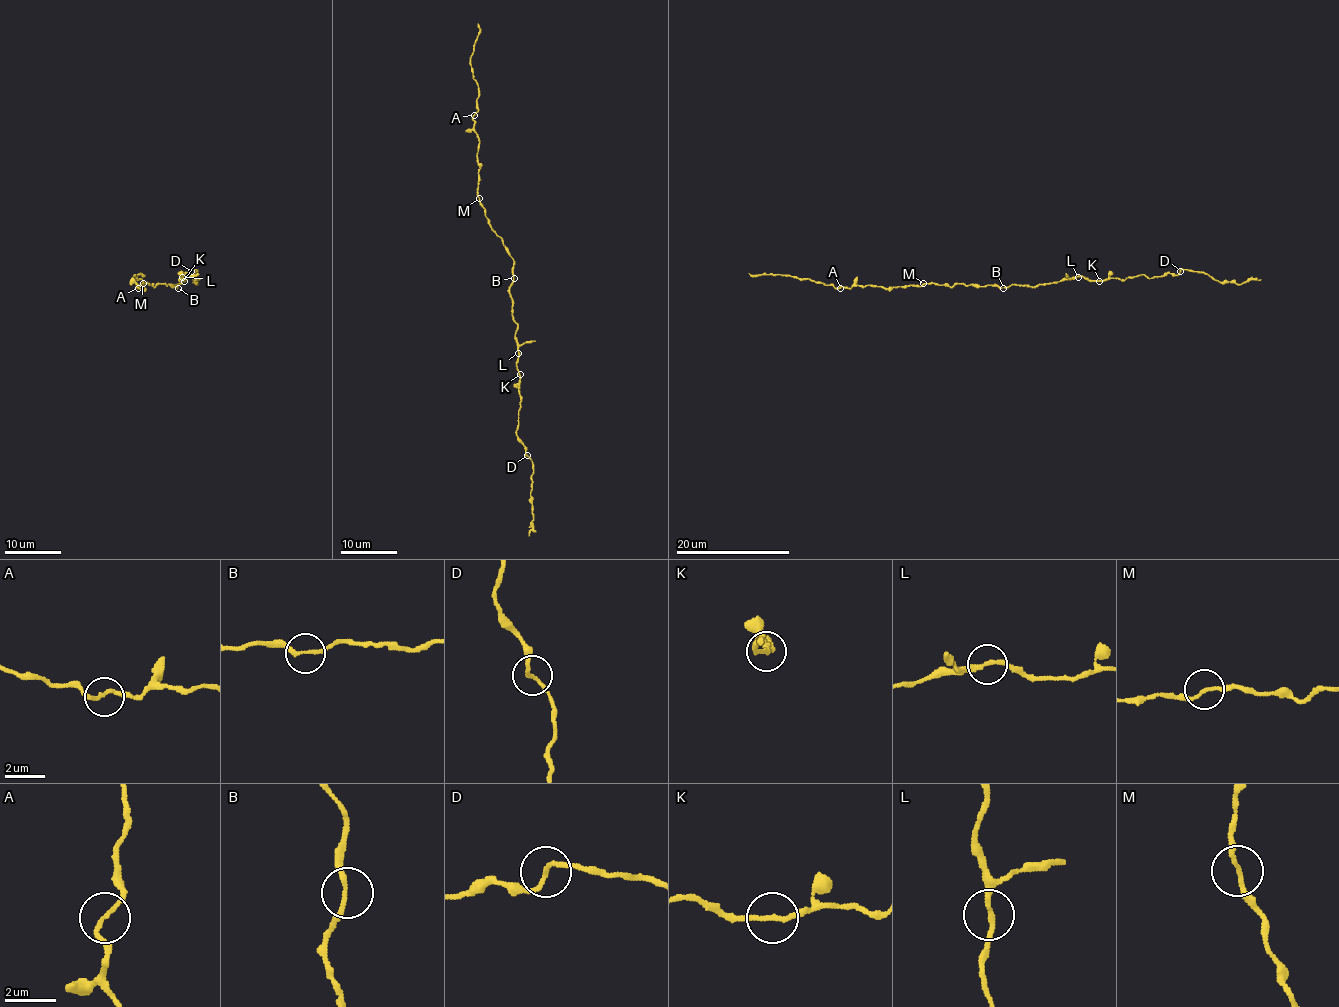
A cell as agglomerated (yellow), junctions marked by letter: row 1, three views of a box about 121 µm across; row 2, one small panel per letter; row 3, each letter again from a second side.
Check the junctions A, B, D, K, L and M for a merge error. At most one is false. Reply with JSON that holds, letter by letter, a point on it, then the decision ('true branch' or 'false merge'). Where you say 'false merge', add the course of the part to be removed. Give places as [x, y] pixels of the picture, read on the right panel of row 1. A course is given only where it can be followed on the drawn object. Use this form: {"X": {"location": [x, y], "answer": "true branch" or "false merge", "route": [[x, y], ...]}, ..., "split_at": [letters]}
{"A": {"location": [840, 288], "answer": "true branch"}, "B": {"location": [1003, 288], "answer": "true branch"}, "D": {"location": [1180, 271], "answer": "true branch"}, "K": {"location": [1099, 281], "answer": "true branch"}, "L": {"location": [1078, 277], "answer": "true branch"}, "M": {"location": [923, 283], "answer": "true branch"}, "split_at": []}

